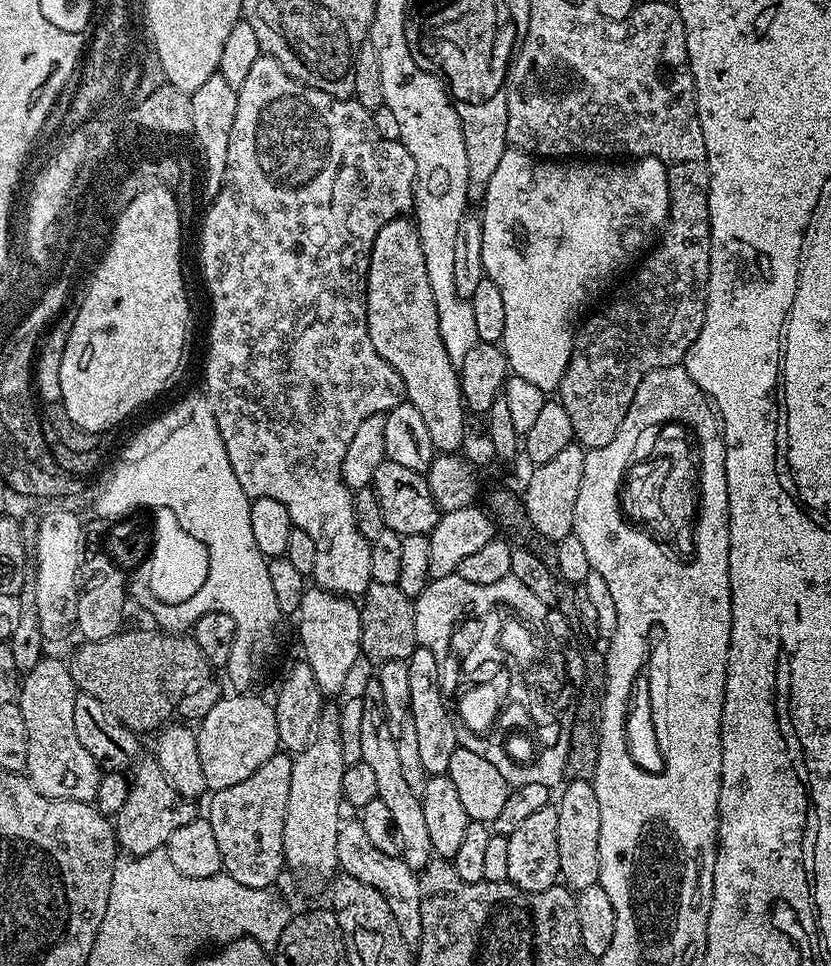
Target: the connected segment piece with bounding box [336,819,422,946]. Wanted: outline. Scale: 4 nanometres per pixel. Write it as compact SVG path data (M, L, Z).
M359 819L341 823L338 830L338 846L336 847L336 863L339 871L345 876L358 878L358 882L366 882L386 898L386 906L390 906L394 918L398 922L398 930L402 930L402 938L406 938L409 946L419 945L422 938L422 902L420 901L419 875L399 855L382 854L382 850L374 850L370 846L370 838L361 826Z

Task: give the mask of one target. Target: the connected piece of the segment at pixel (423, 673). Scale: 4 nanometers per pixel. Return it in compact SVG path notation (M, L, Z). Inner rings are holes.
M417 646L408 660L410 670L410 702L408 710L414 730L418 734L418 750L422 753L422 766L429 776L443 776L450 766L450 757L457 745L452 716L446 705L446 698L438 688L438 658L435 647Z

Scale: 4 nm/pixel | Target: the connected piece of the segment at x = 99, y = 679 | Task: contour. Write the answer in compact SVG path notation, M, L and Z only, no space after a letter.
M140 628L133 632L121 630L110 638L89 640L81 643L81 648L70 659L72 681L77 689L83 695L98 698L98 702L106 706L106 710L119 724L125 724L131 732L137 734L155 733L161 726L167 725L177 715L180 699L188 690L198 690L200 684L210 679L210 665L206 654L202 654L198 642L191 635L155 631L143 632Z

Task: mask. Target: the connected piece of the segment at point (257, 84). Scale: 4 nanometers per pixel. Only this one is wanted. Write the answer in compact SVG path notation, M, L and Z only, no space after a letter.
M261 54L258 62L254 62L254 67L250 69L246 82L242 82L242 86L236 90L236 97L238 98L238 110L234 110L234 126L230 130L230 146L226 154L224 181L220 187L220 193L209 203L212 205L209 206L208 213L204 216L204 229L200 232L200 260L204 263L204 280L208 283L208 296L212 299L212 321L208 324L208 357L204 360L204 384L208 387L206 389L208 408L210 409L211 418L222 434L222 446L226 446L226 458L230 458L230 466L234 466L234 475L238 477L238 482L242 485L242 490L246 495L252 500L274 498L277 502L282 502L282 506L286 506L286 510L290 510L293 525L306 530L306 534L310 534L310 539L313 540L318 554L318 562L314 562L314 570L311 575L315 587L324 588L327 592L333 592L339 596L360 598L363 597L369 584L373 583L370 574L370 542L358 530L358 522L354 522L354 492L353 489L344 485L340 467L342 466L342 458L346 458L346 446L350 446L350 438L354 438L358 426L362 426L362 422L366 422L366 418L388 413L392 408L406 400L404 383L398 374L398 370L394 370L394 366L390 366L390 362L386 362L386 358L379 356L374 350L374 342L370 342L370 334L366 326L366 284L368 282L368 271L370 270L370 254L374 246L374 238L378 238L378 230L382 230L382 226L386 226L386 222L413 211L416 199L414 158L410 158L410 150L406 150L406 146L400 143L399 140L387 140L382 138L382 134L378 134L378 130L374 130L372 112L363 108L357 100L354 98L339 100L322 90L314 90L310 86L300 84L294 78L290 78L290 74L286 74L286 70L282 70L282 66L278 66L278 62L269 56Z

